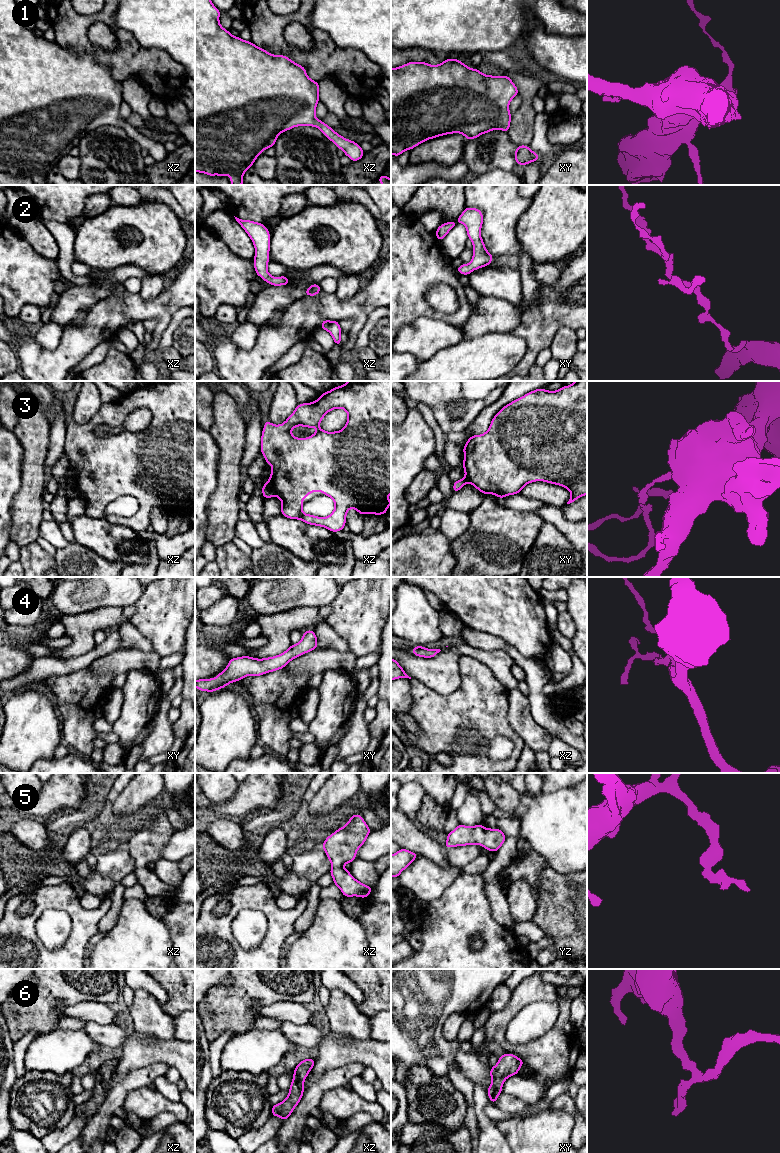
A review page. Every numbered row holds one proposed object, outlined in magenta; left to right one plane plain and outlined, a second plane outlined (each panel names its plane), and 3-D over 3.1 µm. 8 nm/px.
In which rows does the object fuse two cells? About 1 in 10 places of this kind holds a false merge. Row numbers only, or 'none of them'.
3

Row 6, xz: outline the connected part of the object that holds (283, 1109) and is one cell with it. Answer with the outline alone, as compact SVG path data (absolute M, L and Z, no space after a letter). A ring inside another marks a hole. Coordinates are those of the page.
M309 1058L300 1061L294 1069L293 1080L287 1098L272 1106L272 1117L279 1116L285 1121L300 1102L304 1092L304 1080L315 1064L315 1059Z

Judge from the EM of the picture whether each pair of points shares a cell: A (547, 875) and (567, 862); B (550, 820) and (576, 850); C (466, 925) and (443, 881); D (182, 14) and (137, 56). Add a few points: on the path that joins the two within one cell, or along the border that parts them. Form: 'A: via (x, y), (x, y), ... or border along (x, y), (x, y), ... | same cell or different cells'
A: border along (550, 865), (560, 873), (576, 872) | different cells
B: via (557, 827), (573, 843) | same cell
C: border along (457, 875), (443, 893), (437, 899), (430, 902) | different cells
D: border along (129, 32), (143, 46), (162, 49), (169, 56) | different cells

